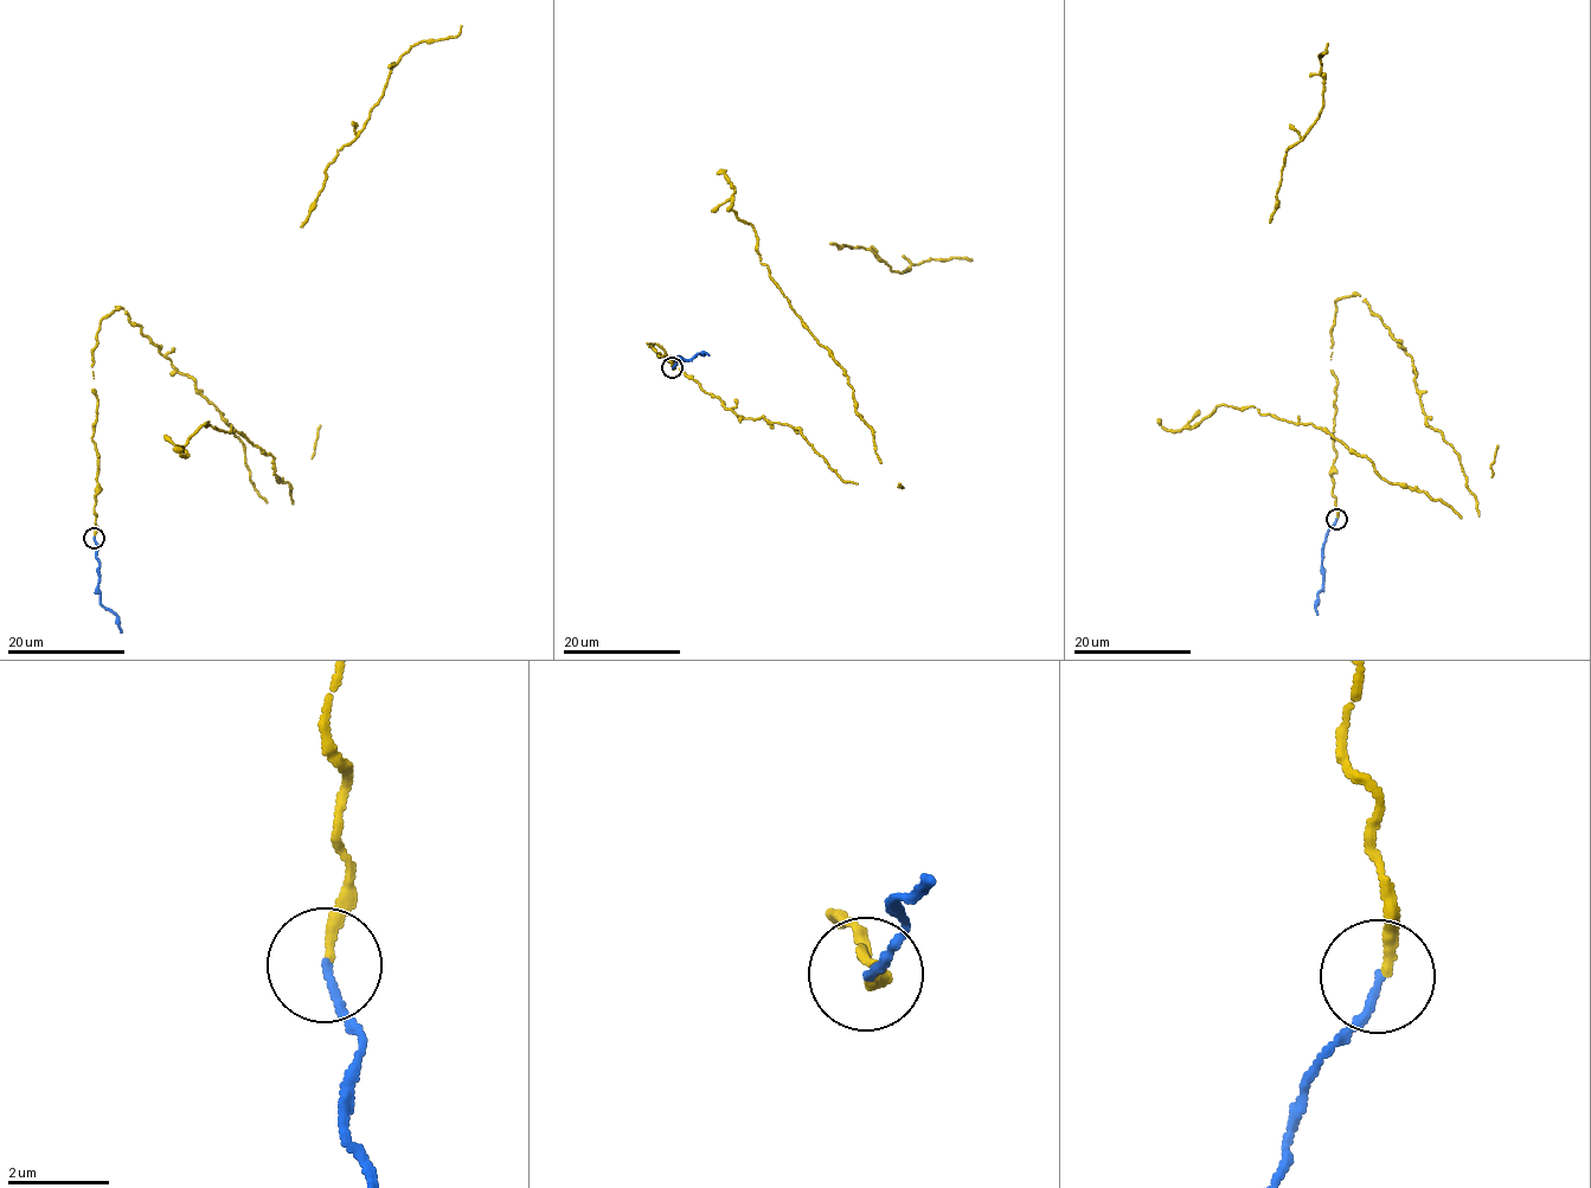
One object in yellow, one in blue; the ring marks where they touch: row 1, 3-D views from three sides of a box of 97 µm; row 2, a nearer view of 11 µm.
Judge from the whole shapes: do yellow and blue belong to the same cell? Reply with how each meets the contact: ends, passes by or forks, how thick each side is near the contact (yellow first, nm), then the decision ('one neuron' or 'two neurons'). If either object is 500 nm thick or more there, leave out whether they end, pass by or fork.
yellow ends there; blue ends there; 200 nm thick on the yellow side, 150 nm on the other; one neuron

